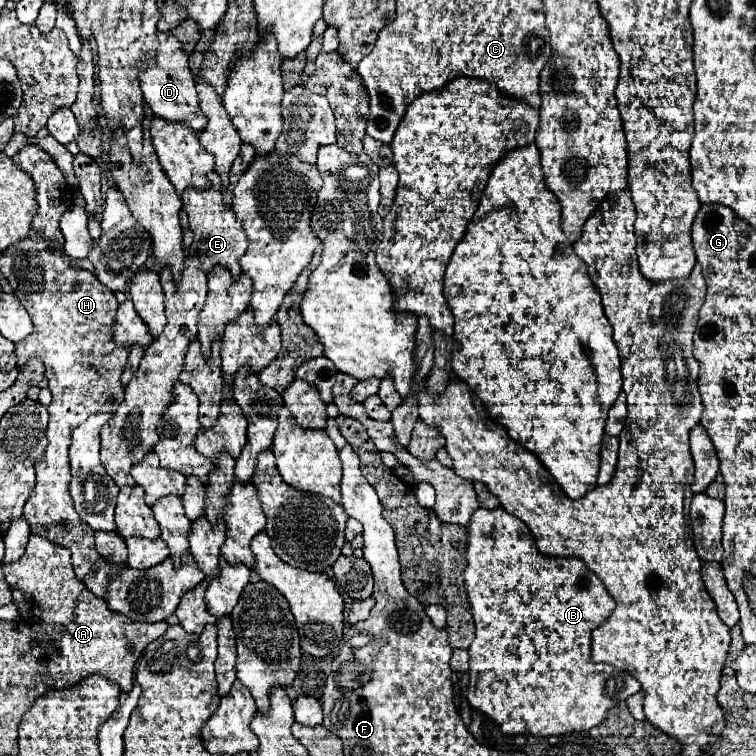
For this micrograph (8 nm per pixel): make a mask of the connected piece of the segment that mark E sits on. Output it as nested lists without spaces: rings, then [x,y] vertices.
[[[212,186],[210,190],[186,190],[186,194],[182,194],[182,204],[184,204],[184,210],[188,212],[190,230],[194,232],[194,242],[188,248],[188,256],[196,258],[202,264],[202,270],[206,272],[206,276],[212,274],[214,266],[224,266],[234,278],[238,278],[240,274],[238,260],[248,248],[248,238],[240,222],[232,214],[232,210],[224,206],[220,186],[218,188]]]

